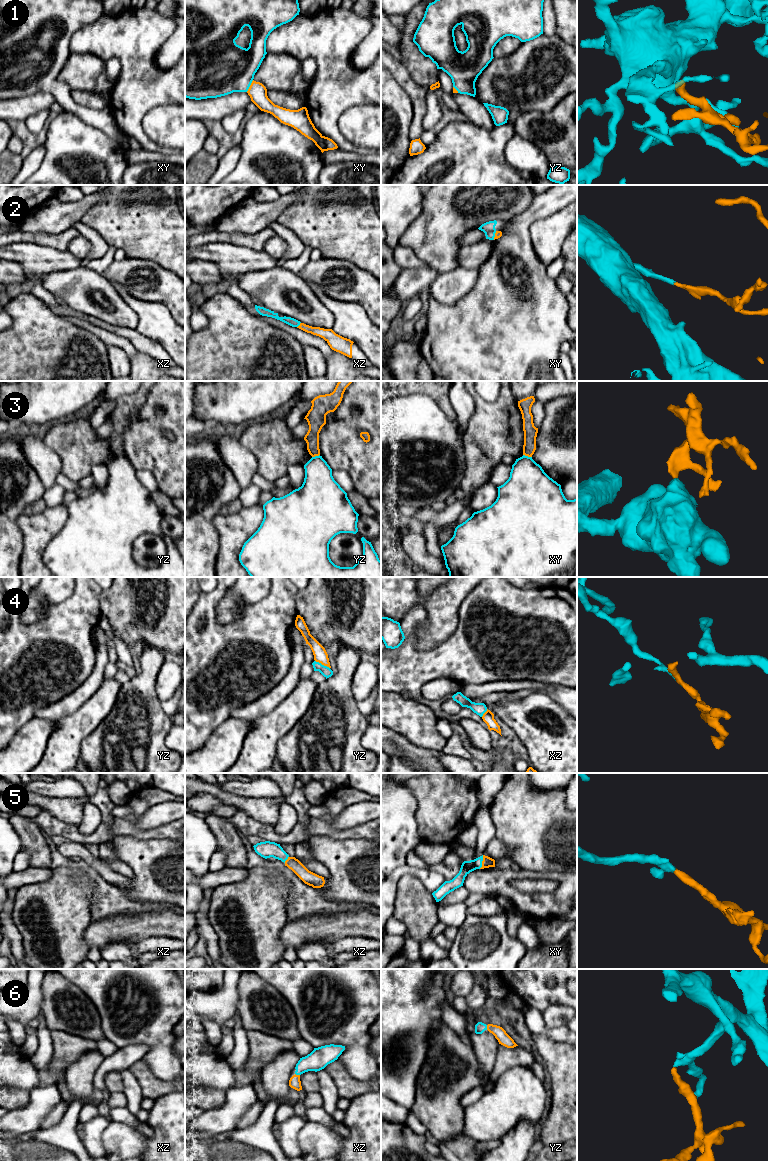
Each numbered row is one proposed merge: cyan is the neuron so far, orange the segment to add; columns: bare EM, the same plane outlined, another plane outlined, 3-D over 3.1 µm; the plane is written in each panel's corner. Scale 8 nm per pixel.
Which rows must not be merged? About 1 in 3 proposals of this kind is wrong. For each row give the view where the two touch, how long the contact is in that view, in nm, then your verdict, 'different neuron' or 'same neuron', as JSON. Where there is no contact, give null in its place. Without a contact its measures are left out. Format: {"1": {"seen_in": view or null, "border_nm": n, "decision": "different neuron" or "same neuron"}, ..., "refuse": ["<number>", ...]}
{"1": {"seen_in": "xy", "border_nm": 110, "decision": "same neuron"}, "2": {"seen_in": "xz", "border_nm": 50, "decision": "same neuron"}, "3": {"seen_in": "xy", "border_nm": 80, "decision": "different neuron"}, "4": {"seen_in": "yz", "border_nm": 140, "decision": "different neuron"}, "5": {"seen_in": "xy", "border_nm": 120, "decision": "same neuron"}, "6": {"seen_in": "xz", "border_nm": 40, "decision": "same neuron"}, "refuse": ["3", "4"]}

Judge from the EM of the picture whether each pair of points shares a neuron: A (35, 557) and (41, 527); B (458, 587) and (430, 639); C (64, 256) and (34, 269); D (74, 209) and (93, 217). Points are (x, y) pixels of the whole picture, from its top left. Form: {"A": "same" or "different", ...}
{"A": "same", "B": "same", "C": "same", "D": "different"}

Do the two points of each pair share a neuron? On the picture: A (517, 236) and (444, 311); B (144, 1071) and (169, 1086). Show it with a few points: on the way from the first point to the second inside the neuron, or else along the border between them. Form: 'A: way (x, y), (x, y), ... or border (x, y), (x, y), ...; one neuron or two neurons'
A: way (497, 257), (495, 277), (467, 305); one neuron
B: way (149, 1077), (158, 1086), (163, 1086); one neuron

